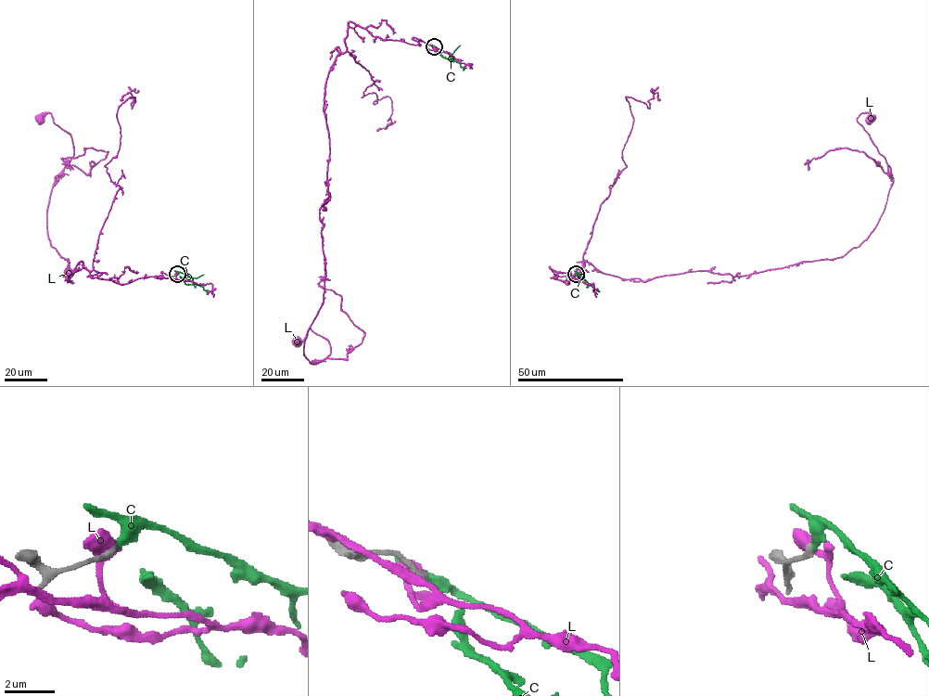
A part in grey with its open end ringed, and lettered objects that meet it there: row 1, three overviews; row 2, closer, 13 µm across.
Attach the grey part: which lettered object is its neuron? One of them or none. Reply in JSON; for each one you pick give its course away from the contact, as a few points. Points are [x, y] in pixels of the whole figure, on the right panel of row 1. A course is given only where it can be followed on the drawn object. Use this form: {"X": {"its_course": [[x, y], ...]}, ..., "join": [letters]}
{"C": {"its_course": [[576, 274], [597, 291]]}, "join": ["C"]}

